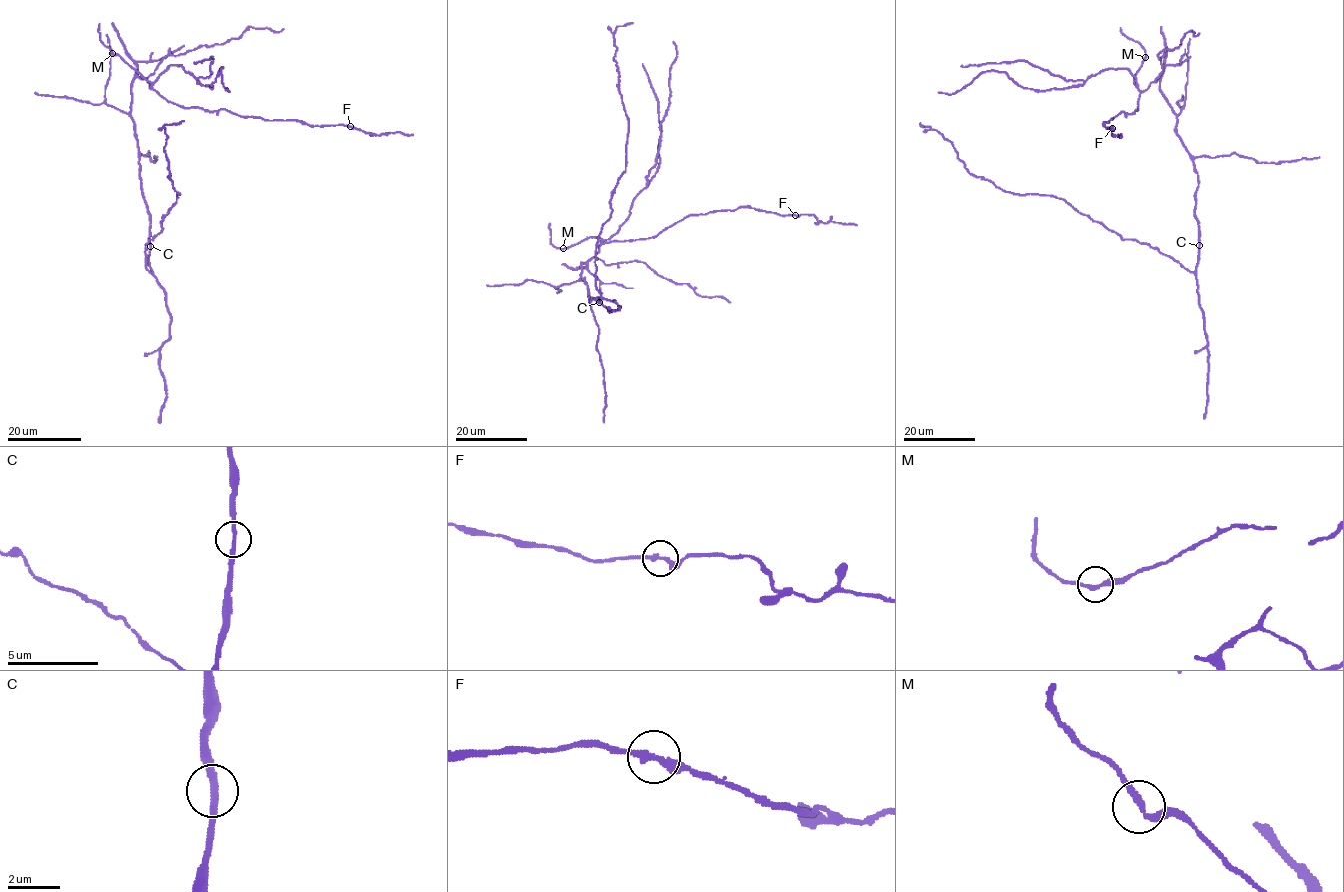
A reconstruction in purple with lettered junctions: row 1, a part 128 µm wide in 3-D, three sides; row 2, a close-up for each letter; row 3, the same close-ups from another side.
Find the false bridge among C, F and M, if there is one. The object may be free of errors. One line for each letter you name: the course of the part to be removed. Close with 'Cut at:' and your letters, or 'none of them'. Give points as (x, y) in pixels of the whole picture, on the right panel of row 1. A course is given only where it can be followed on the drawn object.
Cut at: none of them

